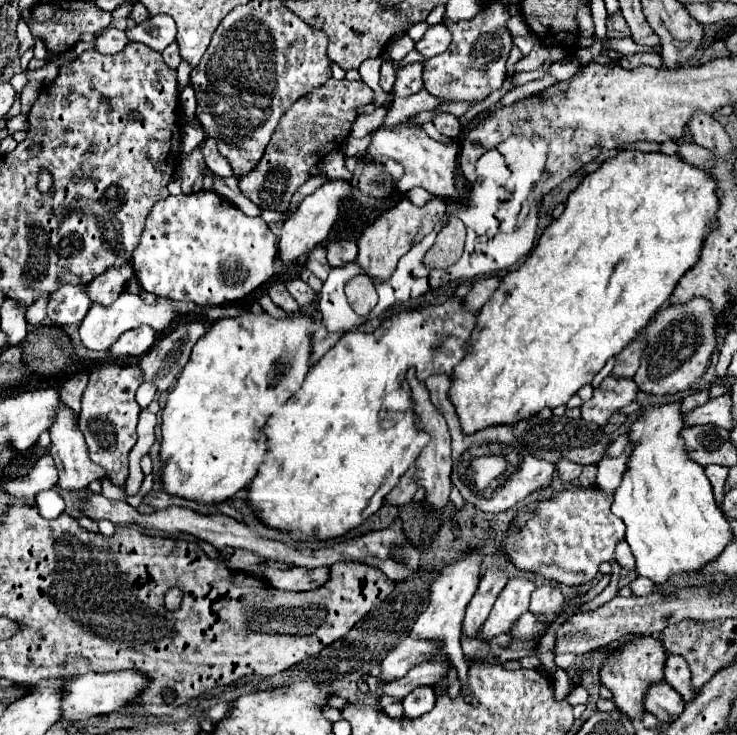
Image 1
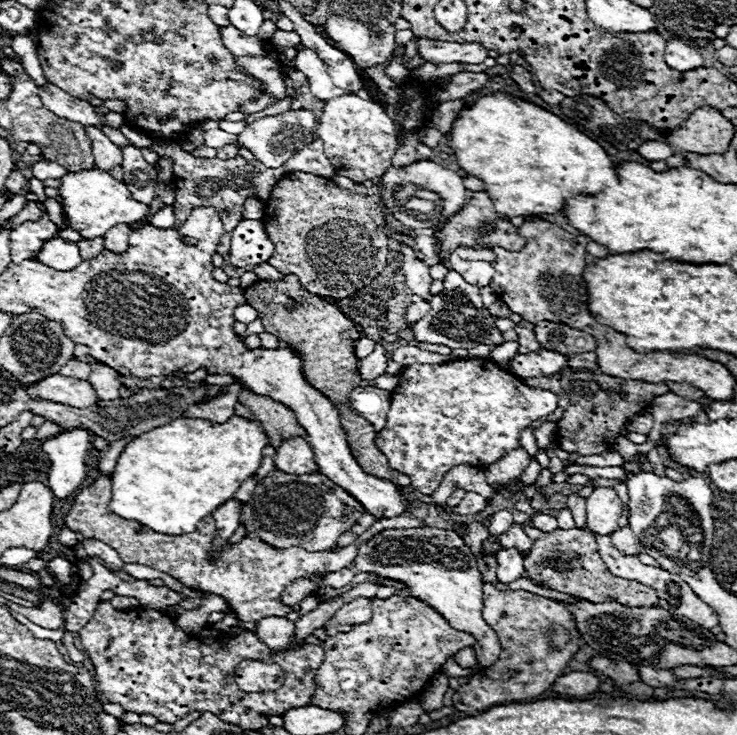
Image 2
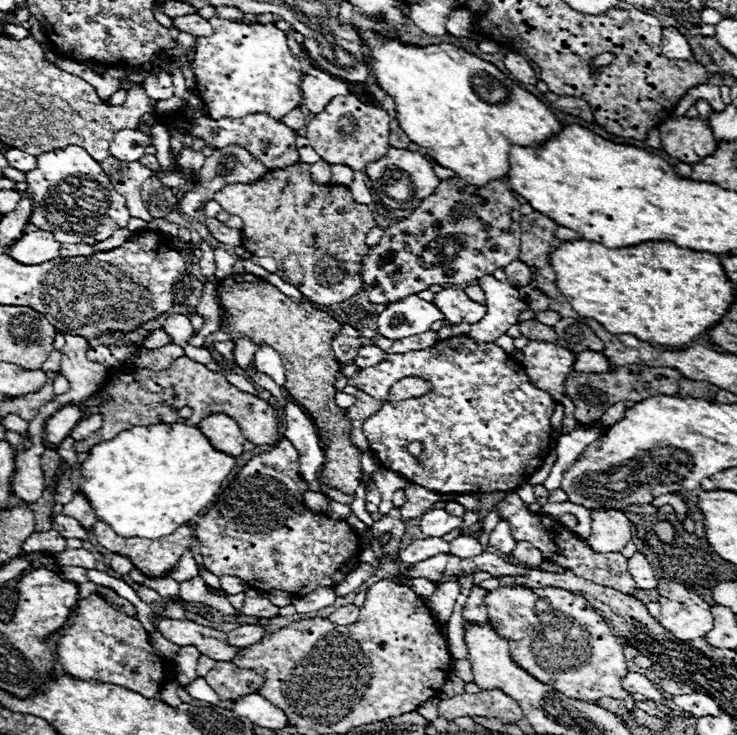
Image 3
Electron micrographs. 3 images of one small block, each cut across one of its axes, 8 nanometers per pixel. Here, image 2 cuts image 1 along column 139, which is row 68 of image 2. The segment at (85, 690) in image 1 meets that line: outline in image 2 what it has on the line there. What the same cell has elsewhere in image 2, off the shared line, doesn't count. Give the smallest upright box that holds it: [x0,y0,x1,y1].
[666,38,704,72]

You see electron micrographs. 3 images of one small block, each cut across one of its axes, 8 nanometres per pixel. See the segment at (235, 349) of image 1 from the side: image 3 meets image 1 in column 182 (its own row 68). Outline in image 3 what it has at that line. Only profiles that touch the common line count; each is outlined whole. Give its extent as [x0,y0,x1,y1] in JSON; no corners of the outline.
[360,30,560,184]

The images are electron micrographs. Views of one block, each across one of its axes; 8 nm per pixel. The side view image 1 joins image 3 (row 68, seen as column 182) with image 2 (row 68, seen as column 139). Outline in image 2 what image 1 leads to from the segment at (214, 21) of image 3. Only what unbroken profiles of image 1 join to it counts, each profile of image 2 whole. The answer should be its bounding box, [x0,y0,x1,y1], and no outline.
[236,52,286,100]

